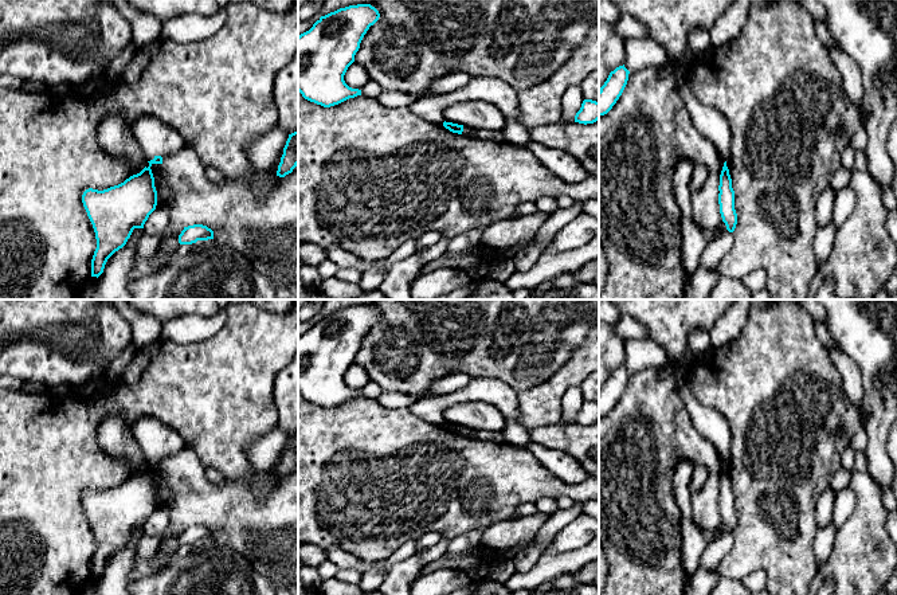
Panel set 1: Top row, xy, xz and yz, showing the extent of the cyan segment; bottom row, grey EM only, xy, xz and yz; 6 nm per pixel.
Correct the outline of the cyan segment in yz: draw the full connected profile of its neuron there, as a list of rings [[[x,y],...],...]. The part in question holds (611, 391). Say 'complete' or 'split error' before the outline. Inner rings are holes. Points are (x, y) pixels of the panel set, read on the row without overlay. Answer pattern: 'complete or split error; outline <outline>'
complete; outline [[[623,367],[610,373],[607,381],[599,391],[599,418],[607,415],[622,396],[630,372]]]

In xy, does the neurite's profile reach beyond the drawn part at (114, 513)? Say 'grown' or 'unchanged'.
unchanged

